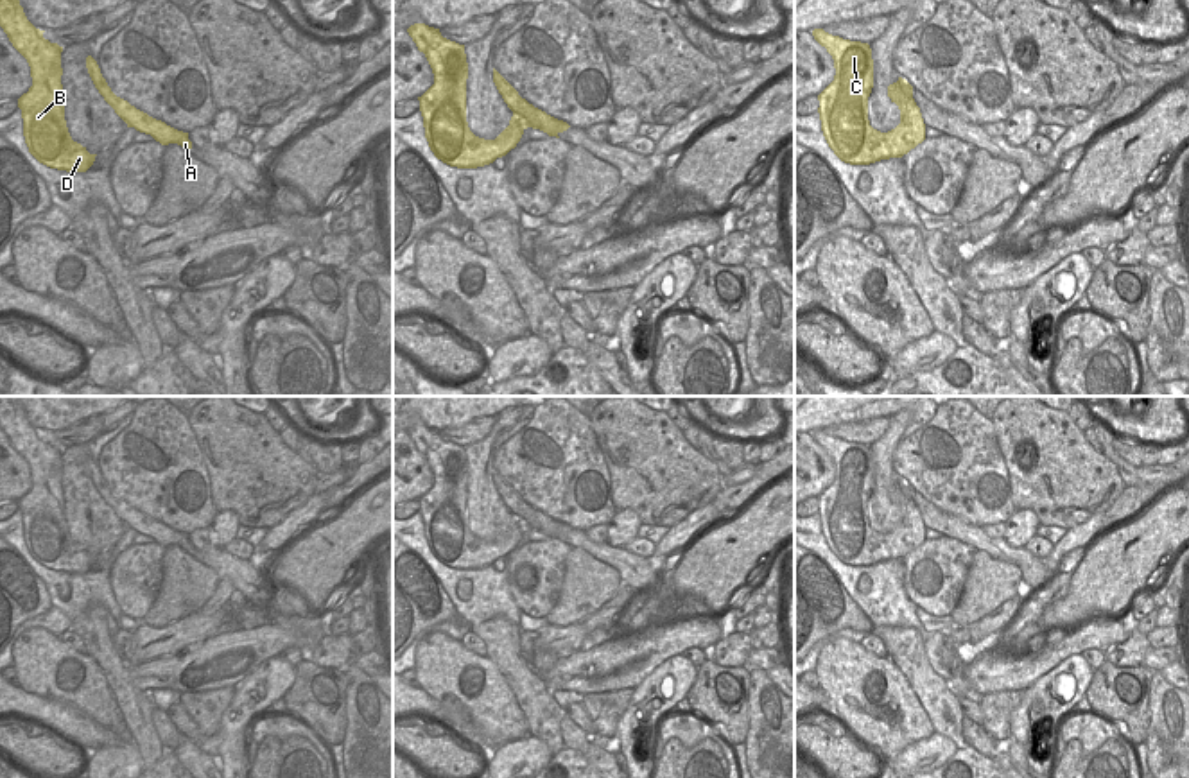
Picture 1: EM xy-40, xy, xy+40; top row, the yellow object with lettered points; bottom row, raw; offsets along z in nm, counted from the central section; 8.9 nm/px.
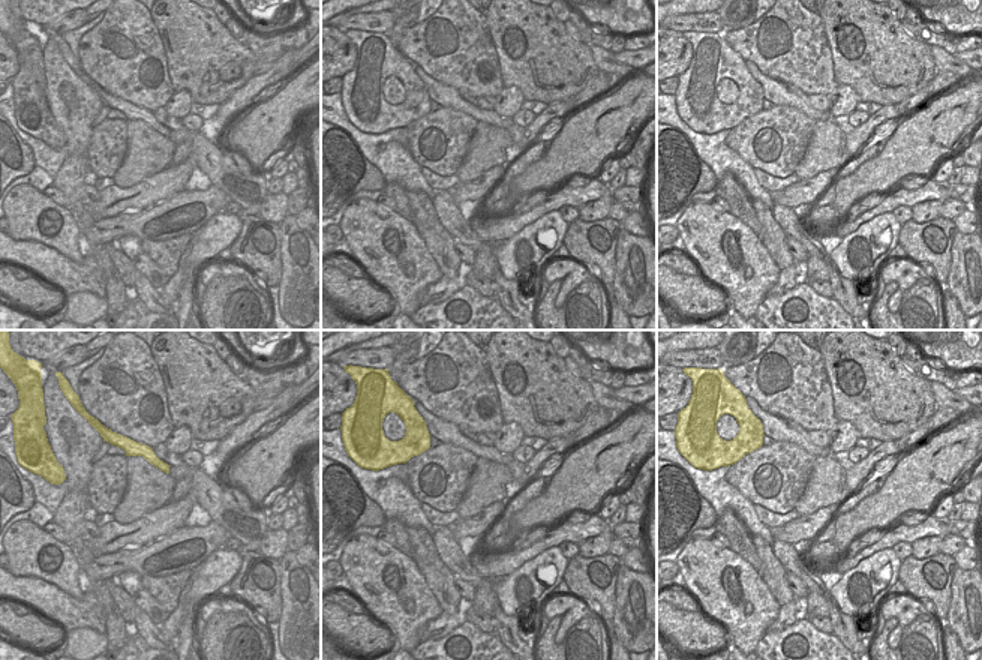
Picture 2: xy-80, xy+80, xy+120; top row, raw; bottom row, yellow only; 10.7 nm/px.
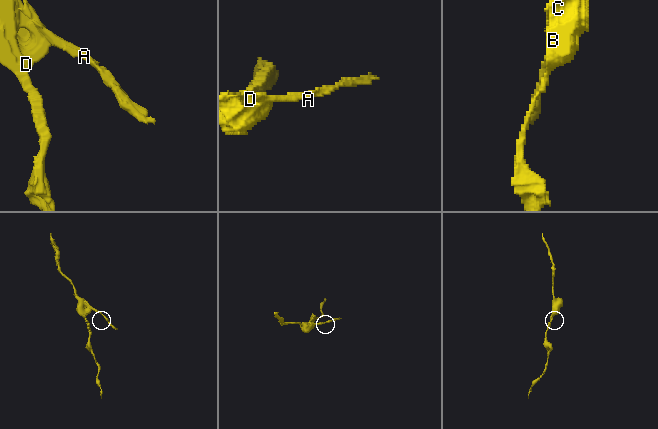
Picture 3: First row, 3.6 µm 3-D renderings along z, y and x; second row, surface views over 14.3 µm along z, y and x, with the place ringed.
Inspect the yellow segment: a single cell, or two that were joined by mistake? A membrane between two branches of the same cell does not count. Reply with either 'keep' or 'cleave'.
cleave

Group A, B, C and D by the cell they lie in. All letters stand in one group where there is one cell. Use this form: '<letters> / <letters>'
A / B C D

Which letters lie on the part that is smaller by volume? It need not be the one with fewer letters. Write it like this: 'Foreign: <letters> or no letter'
Foreign: A

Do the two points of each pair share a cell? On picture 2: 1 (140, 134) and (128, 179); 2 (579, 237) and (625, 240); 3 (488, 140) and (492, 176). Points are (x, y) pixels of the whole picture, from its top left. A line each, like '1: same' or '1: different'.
1: same
2: different
3: different

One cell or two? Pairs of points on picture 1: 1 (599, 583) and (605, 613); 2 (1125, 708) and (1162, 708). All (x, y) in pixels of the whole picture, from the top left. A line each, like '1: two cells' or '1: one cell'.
1: two cells
2: two cells

